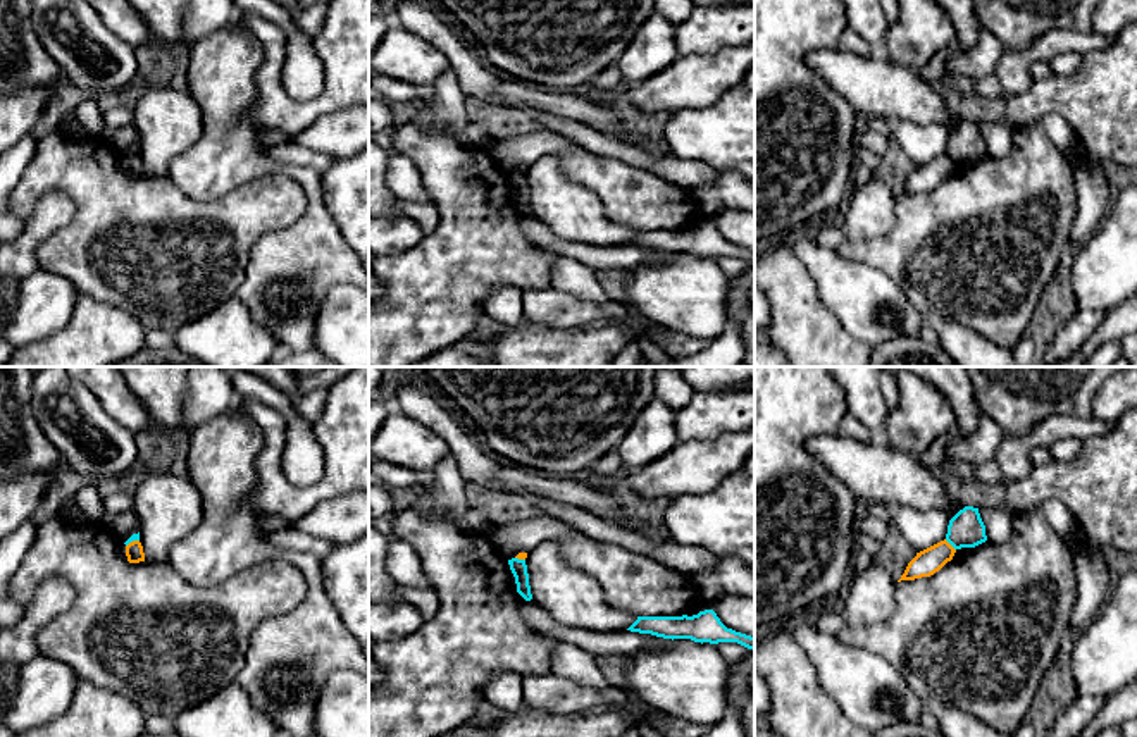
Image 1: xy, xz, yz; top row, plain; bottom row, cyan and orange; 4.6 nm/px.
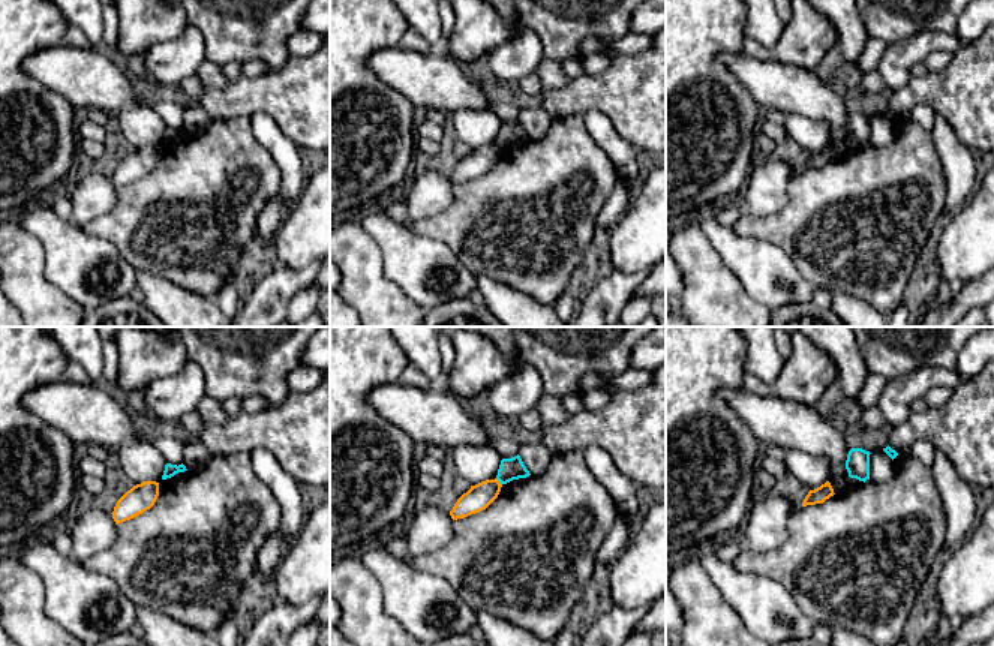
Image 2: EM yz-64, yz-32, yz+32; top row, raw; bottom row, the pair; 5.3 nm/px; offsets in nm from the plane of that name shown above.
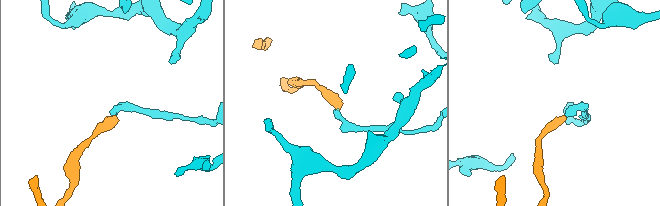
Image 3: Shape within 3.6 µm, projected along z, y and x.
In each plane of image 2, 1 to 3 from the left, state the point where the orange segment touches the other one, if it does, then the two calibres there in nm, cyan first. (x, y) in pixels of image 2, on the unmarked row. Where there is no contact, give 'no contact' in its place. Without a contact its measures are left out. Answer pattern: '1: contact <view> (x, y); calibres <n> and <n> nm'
1: no contact
2: contact yz-32 (498, 144); calibres 120 and 140 nm
3: no contact

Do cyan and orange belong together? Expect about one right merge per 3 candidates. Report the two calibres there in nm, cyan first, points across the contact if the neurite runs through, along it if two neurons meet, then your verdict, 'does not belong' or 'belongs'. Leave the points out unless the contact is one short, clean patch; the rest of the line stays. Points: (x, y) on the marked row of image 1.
170/120 nm | along yz (944, 539), (955, 550) | does not belong

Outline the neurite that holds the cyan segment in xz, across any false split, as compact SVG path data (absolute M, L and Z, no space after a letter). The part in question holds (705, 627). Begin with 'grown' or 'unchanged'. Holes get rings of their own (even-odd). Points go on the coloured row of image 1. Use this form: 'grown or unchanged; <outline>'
unchanged; M705 610L693 616L637 616L627 630L672 641L691 639L701 644L737 642L755 649L755 637L727 629L713 610Z

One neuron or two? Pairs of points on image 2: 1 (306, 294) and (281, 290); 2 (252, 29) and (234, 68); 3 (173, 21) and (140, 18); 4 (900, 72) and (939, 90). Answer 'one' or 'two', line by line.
1: two
2: two
3: one
4: two

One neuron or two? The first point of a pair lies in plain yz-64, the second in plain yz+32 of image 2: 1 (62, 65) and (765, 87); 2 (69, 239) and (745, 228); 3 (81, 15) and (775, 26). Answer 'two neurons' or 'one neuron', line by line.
1: one neuron
2: two neurons
3: one neuron

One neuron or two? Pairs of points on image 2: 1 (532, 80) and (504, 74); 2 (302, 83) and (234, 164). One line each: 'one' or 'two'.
1: two
2: two

